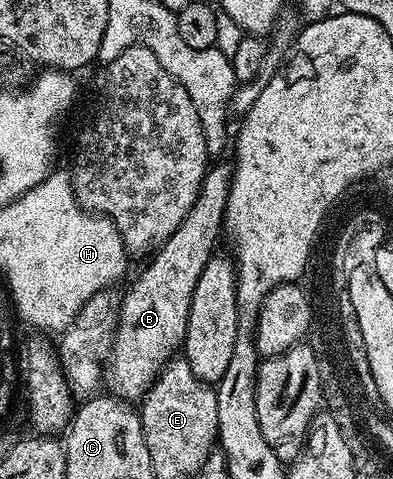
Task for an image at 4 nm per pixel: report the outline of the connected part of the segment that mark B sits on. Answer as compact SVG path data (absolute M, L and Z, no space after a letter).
M222 161L213 162L204 172L198 197L194 205L190 205L190 213L182 225L178 225L178 229L174 229L170 238L147 260L148 268L129 285L128 296L123 296L119 328L106 360L106 387L108 383L107 390L117 399L143 400L169 359L181 350L194 285L198 285L202 269L217 250L216 242L222 239L233 164L218 162Z

